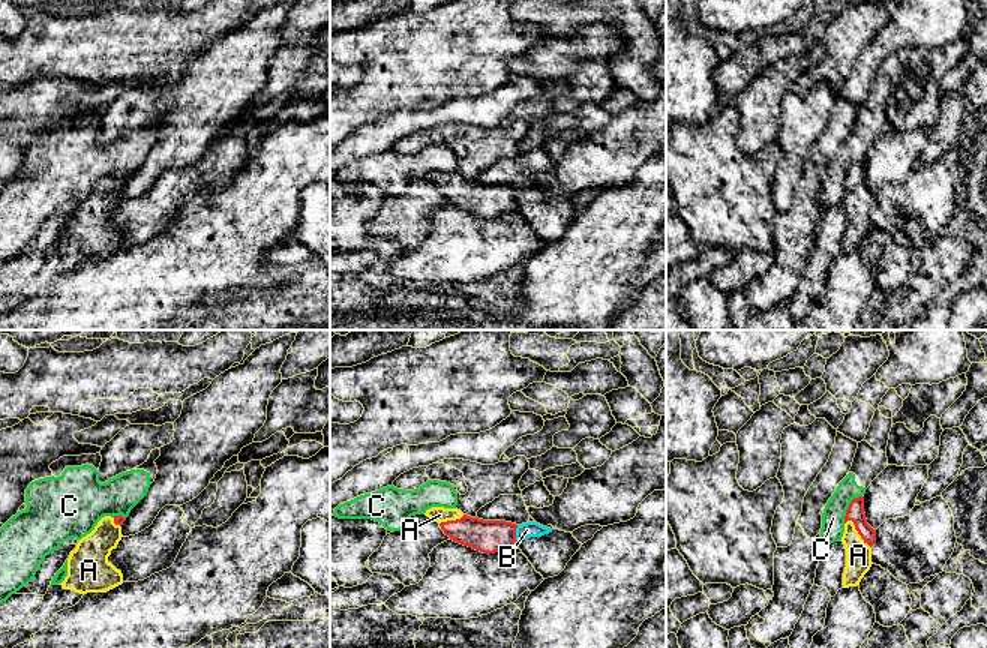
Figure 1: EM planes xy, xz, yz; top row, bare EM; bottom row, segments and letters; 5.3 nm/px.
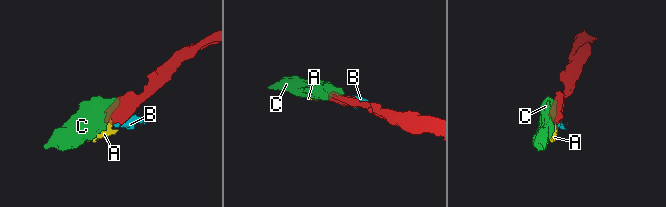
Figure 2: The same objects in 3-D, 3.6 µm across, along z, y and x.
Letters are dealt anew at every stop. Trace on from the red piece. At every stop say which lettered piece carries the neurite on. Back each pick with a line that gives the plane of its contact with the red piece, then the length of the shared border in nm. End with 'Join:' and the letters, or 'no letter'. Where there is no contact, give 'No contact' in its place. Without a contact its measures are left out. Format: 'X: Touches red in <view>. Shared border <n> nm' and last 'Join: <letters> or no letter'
A: Touches red in yz. Shared border 200 nm
Join: A

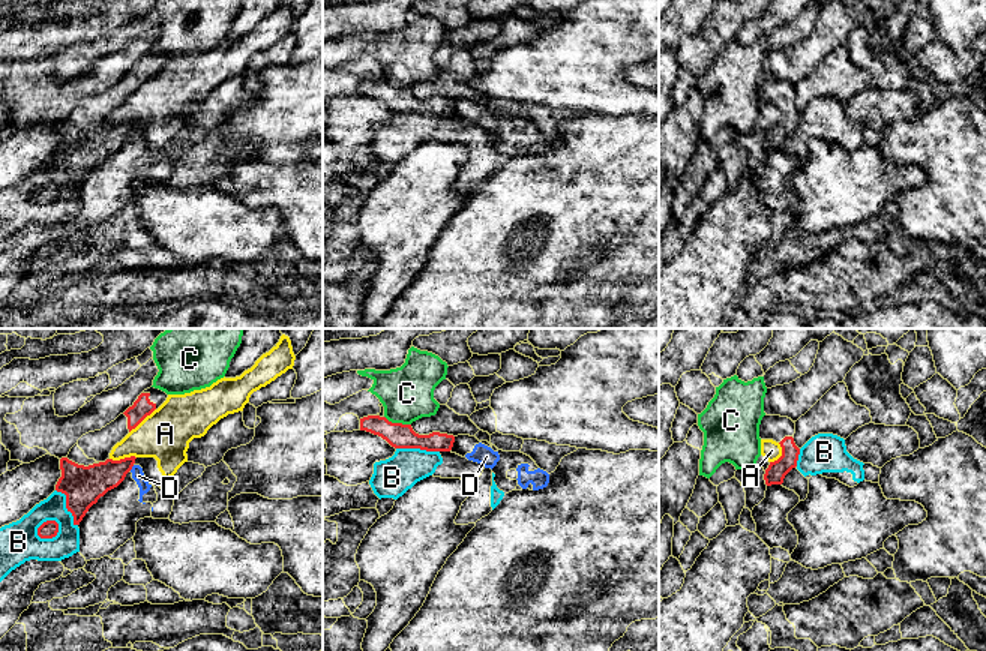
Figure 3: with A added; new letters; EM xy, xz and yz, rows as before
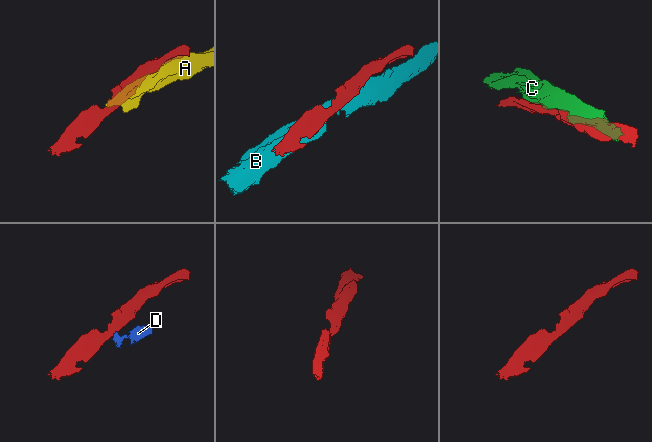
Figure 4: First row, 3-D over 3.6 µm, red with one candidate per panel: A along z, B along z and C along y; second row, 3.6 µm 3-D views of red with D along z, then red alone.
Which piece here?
Join: no letter

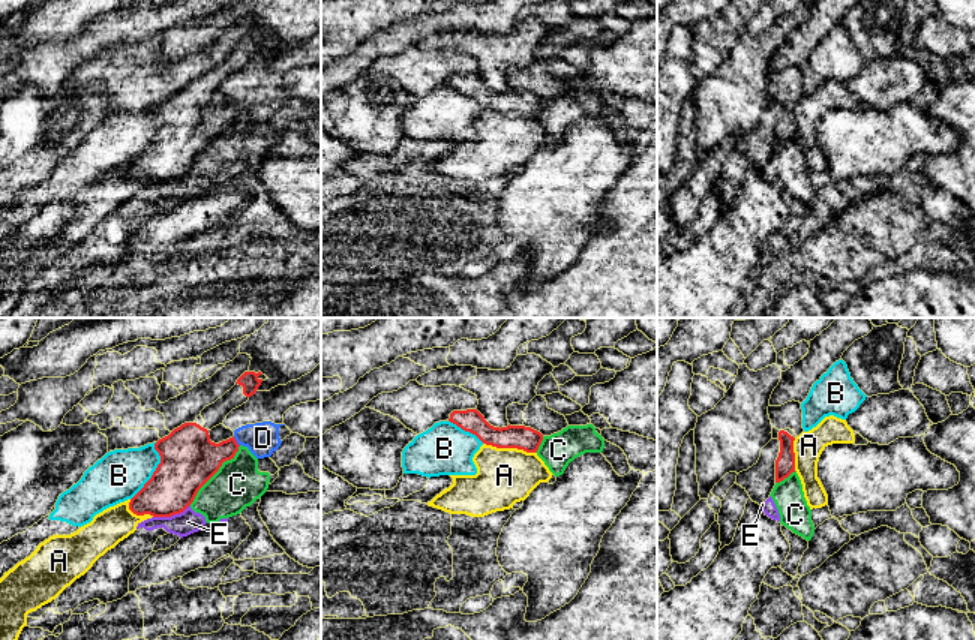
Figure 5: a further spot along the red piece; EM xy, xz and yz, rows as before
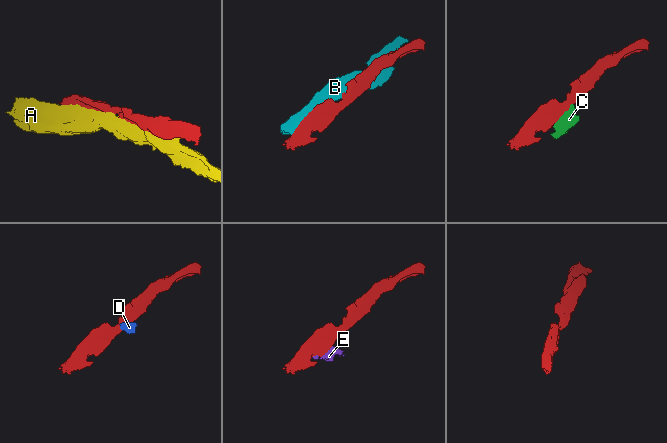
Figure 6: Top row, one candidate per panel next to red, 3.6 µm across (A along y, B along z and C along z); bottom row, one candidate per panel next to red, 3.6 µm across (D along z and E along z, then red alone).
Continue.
Join: no letter

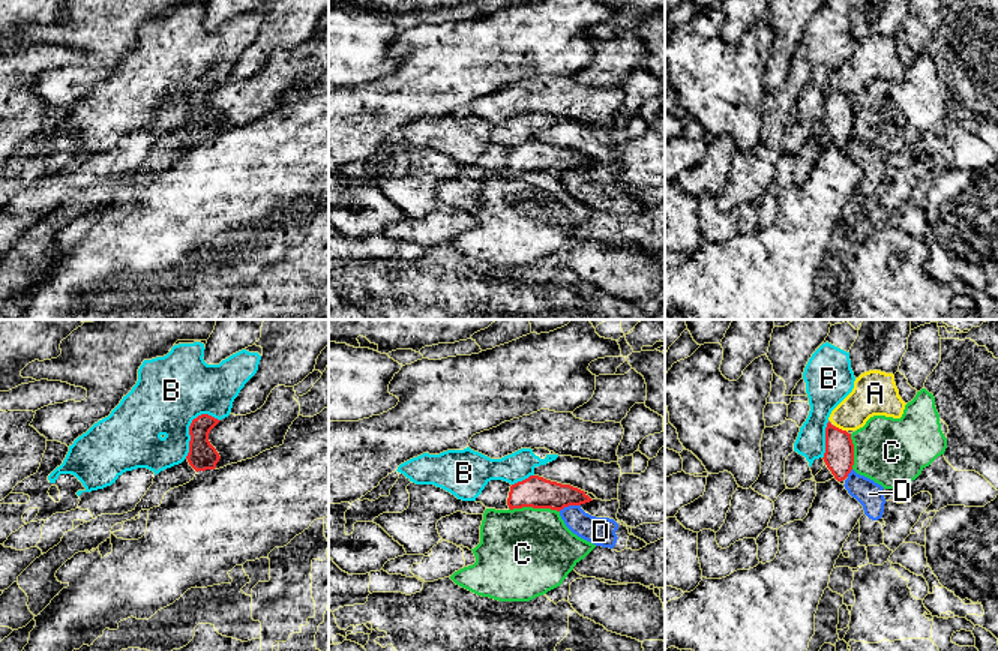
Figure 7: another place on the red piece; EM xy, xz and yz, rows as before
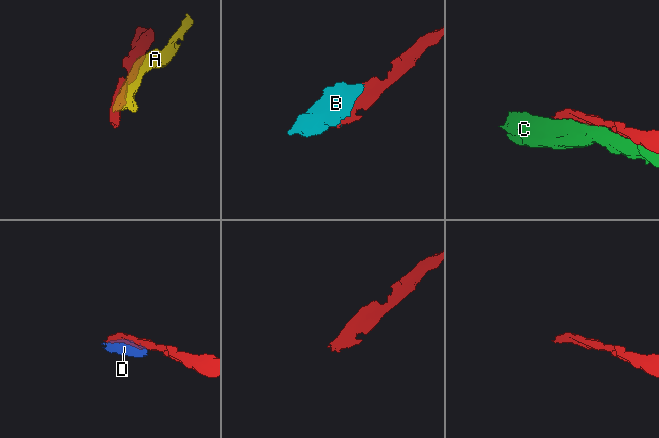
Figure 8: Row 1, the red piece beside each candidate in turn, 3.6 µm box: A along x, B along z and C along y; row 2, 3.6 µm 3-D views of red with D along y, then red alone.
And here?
Join: no letter

